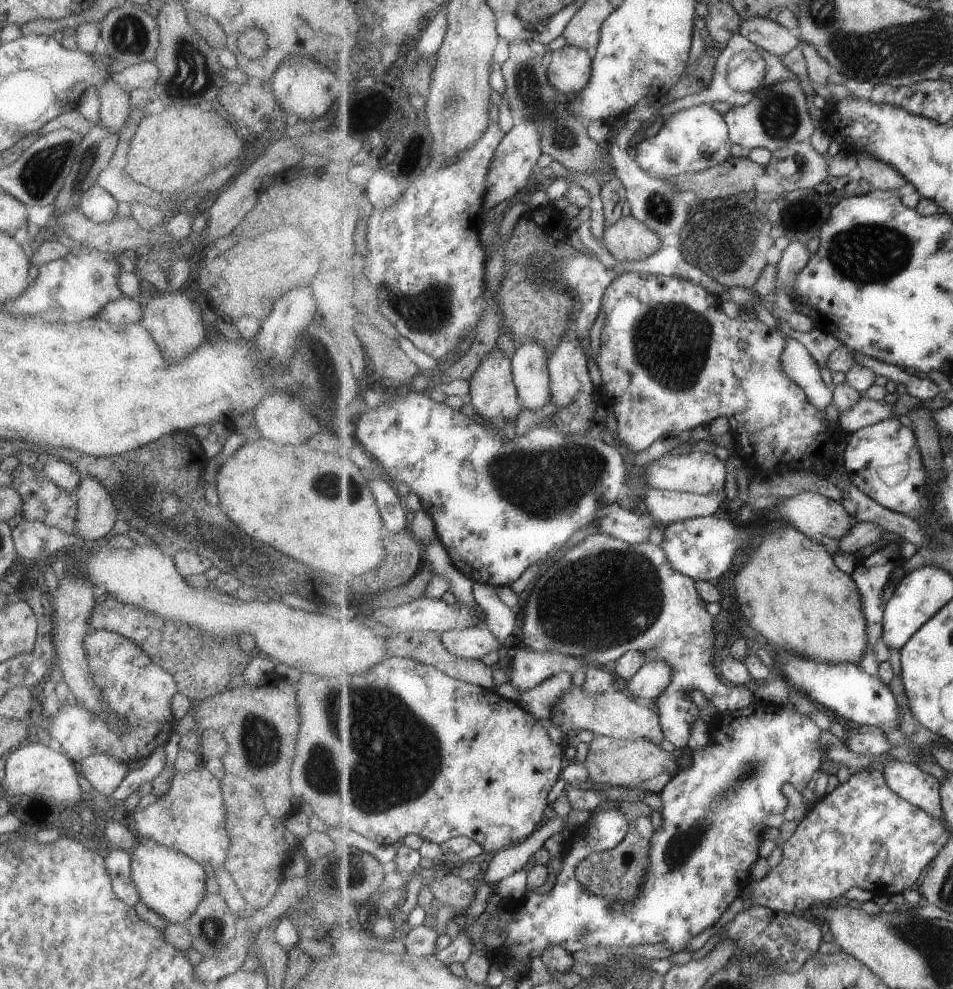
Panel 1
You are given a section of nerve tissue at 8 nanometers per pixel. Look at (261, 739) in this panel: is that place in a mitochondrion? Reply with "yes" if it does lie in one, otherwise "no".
yes

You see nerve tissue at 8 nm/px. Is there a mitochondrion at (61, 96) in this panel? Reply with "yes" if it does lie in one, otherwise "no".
no

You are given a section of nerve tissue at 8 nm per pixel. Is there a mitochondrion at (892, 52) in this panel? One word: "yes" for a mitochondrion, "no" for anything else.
yes

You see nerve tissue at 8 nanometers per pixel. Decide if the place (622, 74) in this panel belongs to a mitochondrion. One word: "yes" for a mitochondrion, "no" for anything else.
no

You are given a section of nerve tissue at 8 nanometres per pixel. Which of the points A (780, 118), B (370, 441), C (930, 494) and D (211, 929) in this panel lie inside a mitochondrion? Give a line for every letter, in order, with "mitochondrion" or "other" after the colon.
A: mitochondrion
B: other
C: other
D: mitochondrion

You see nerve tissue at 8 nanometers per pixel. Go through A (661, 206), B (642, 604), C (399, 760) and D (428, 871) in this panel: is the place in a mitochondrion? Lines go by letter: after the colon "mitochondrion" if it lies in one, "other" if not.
A: mitochondrion
B: mitochondrion
C: mitochondrion
D: other

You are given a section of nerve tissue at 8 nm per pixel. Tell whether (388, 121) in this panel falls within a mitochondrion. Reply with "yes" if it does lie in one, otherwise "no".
no

